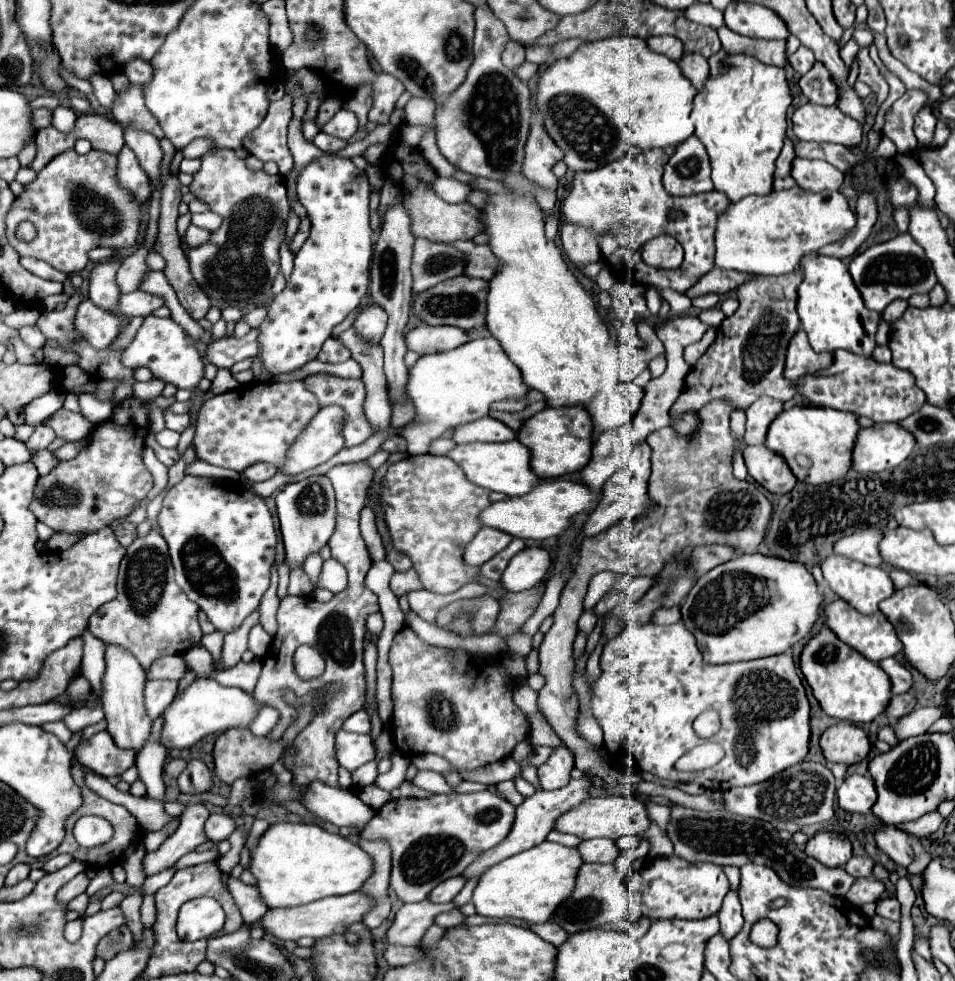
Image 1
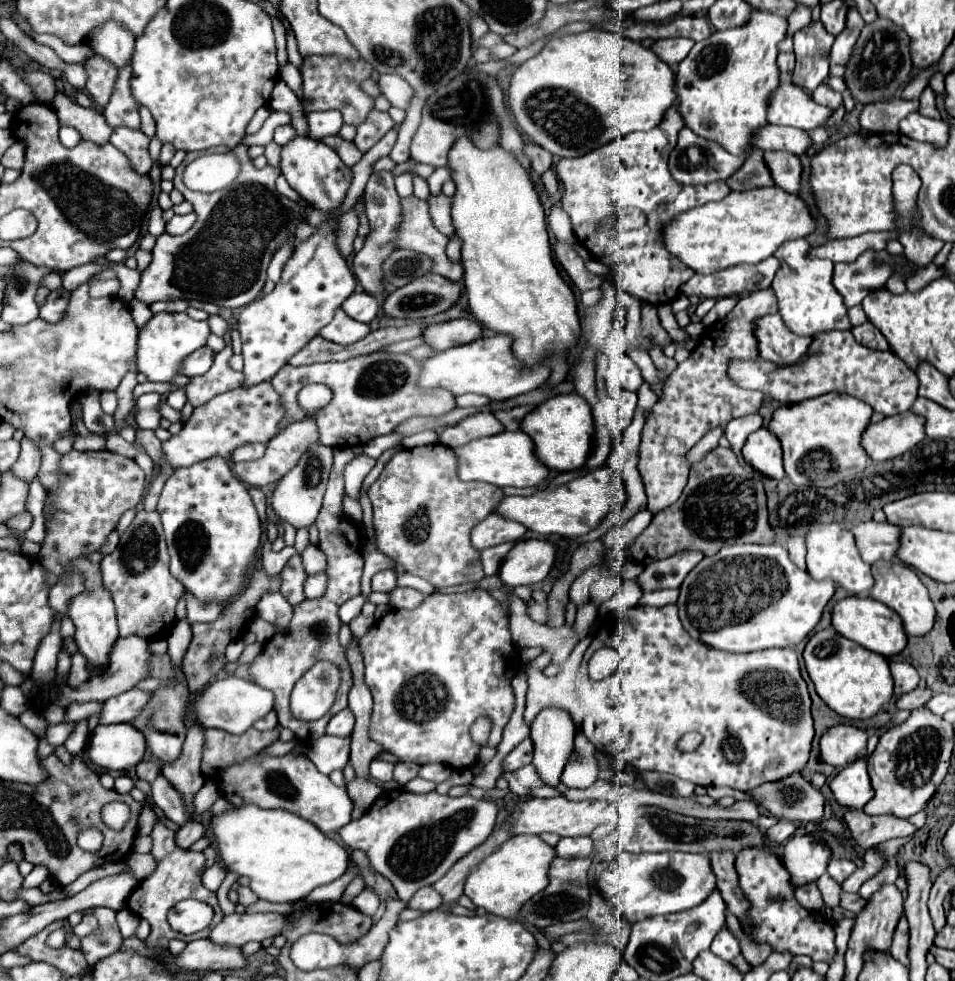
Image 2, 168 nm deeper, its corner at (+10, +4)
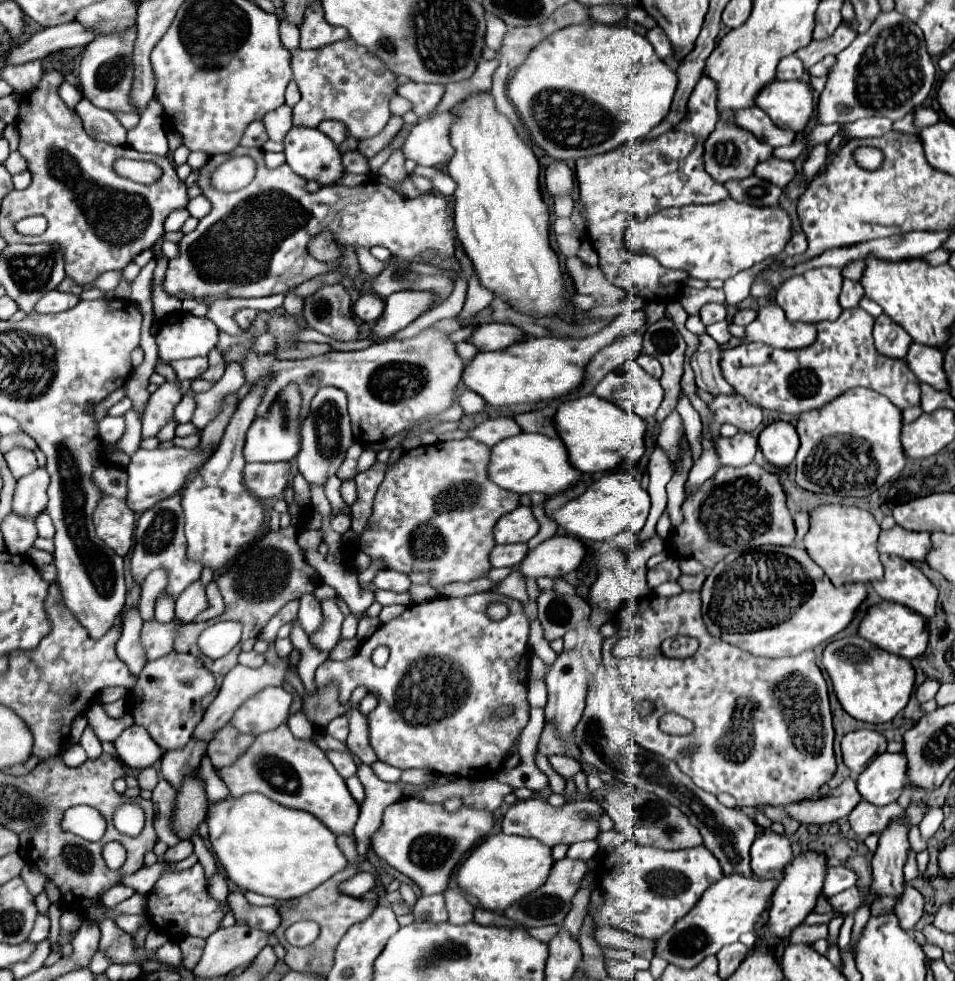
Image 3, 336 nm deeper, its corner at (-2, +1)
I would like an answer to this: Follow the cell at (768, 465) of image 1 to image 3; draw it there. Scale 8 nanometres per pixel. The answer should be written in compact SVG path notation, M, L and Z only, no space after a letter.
M775 421L759 433L759 447L765 459L777 467L789 467L799 449L799 435L793 423Z

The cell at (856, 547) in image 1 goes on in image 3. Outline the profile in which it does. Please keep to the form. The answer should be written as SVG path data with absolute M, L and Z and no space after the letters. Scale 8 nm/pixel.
M895 525L889 531L881 531L879 537L879 553L899 555L907 561L925 561L929 549L931 549L931 533L927 531L915 533Z

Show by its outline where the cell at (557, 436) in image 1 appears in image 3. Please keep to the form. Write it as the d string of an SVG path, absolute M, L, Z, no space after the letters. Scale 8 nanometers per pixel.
M583 395L577 399L563 401L555 415L555 427L559 431L561 441L569 451L569 461L583 473L603 473L621 463L621 447L623 461L639 463L645 453L645 429L647 421L637 417L637 413L625 411L615 403L599 399L597 395Z

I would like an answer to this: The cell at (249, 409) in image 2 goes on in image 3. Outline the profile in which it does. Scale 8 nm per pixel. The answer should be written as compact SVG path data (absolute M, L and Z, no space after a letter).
M161 447L161 449L137 449L137 453L131 457L129 467L125 469L129 479L127 479L127 507L135 513L143 513L155 503L179 493L187 473L195 467L199 467L207 455L211 455L213 449L201 453L199 449L181 449L181 447Z

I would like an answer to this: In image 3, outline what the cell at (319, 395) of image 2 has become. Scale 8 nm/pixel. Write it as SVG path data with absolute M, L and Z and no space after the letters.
M321 387L317 395L311 401L311 411L307 419L303 421L301 427L301 451L297 455L297 465L303 477L309 483L319 483L325 485L329 475L335 475L341 459L345 457L345 451L349 445L355 443L353 433L351 433L351 421L347 413L347 403L345 403L345 391L337 387Z

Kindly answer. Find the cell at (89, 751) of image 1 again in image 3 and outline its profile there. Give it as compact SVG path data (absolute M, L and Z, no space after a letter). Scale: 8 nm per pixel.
M139 725L127 727L115 741L115 747L117 747L119 759L125 765L137 767L137 769L155 765L155 761L159 761L165 755L165 749L161 749L153 741L149 731L145 731L145 727L139 727Z

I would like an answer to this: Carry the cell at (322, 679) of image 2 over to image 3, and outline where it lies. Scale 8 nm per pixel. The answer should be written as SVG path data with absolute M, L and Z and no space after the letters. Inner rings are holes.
M477 593L469 597L437 597L433 601L415 603L407 611L379 625L377 631L361 643L357 653L347 661L327 659L315 671L317 687L325 687L331 681L339 685L339 703L345 705L351 697L351 691L359 685L367 687L369 693L377 699L377 707L367 713L369 725L369 743L373 745L379 761L385 761L399 769L429 769L439 775L457 775L457 777L493 777L501 763L519 739L521 729L529 721L529 703L527 703L527 667L529 667L529 619L523 611L523 605L515 599L497 595L497 593ZM489 603L505 603L511 607L509 615L493 621L487 615ZM387 645L391 649L389 661L385 667L375 667L371 663L371 653L375 647ZM499 705L513 705L515 711L507 719L495 719L493 711Z

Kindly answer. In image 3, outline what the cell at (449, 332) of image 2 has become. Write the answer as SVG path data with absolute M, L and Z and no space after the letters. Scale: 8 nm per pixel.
M485 323L473 331L473 335L469 337L469 343L473 343L479 351L499 351L523 339L525 339L525 331L517 325Z

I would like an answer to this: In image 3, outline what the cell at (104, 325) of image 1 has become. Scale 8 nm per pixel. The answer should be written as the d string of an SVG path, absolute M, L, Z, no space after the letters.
M49 291L37 301L35 311L37 313L59 313L59 311L67 311L67 309L75 307L77 303L79 303L77 295L61 293L61 291Z

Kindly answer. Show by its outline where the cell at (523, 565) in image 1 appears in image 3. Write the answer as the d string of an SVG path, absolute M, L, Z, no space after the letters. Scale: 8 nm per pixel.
M555 535L529 551L521 563L525 577L563 577L577 569L585 557L585 545L571 535Z

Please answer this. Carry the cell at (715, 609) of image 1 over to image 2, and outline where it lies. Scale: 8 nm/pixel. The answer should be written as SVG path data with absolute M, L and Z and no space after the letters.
M731 544L719 554L701 560L687 574L679 590L679 618L693 640L725 652L755 652L797 646L821 620L823 608L835 592L835 584L831 580L813 580L793 564L787 548L779 544Z

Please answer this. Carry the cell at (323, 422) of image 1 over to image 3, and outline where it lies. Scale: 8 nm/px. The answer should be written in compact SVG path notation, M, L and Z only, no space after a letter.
M247 463L243 471L243 483L259 501L273 499L291 483L289 463Z

